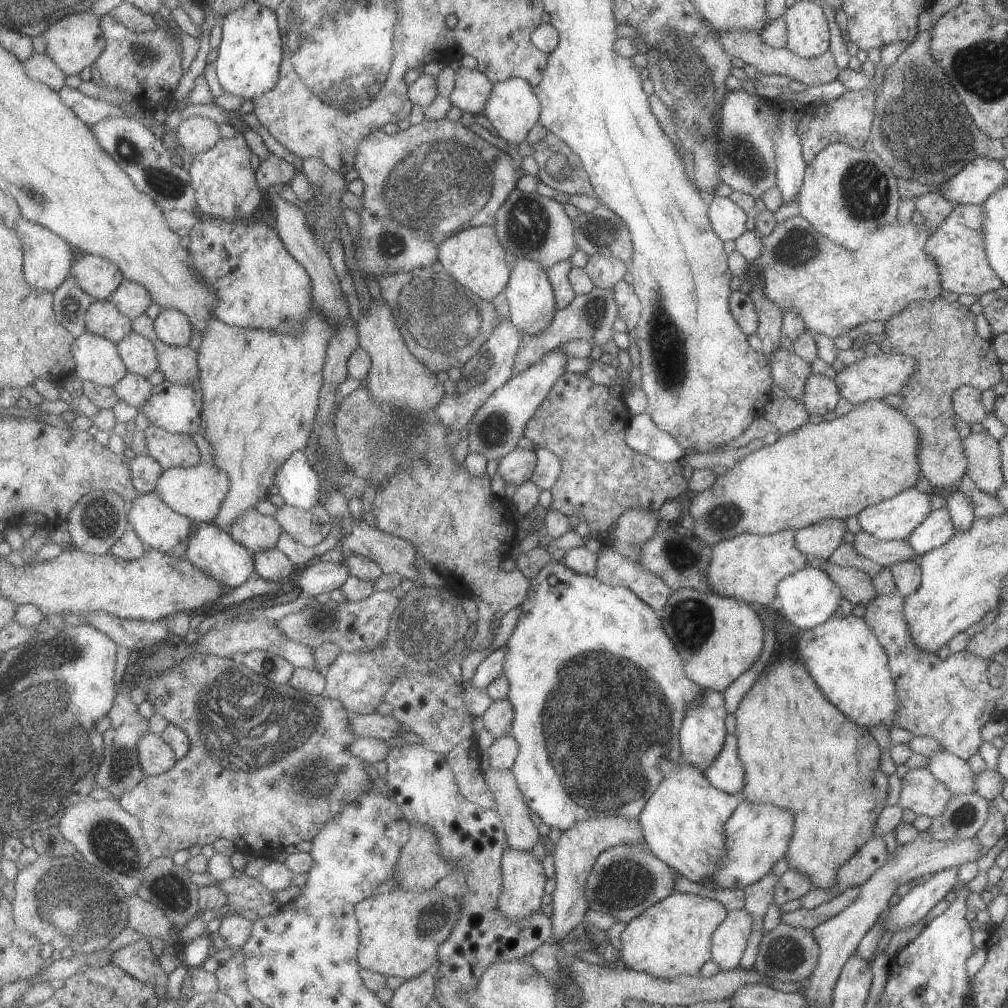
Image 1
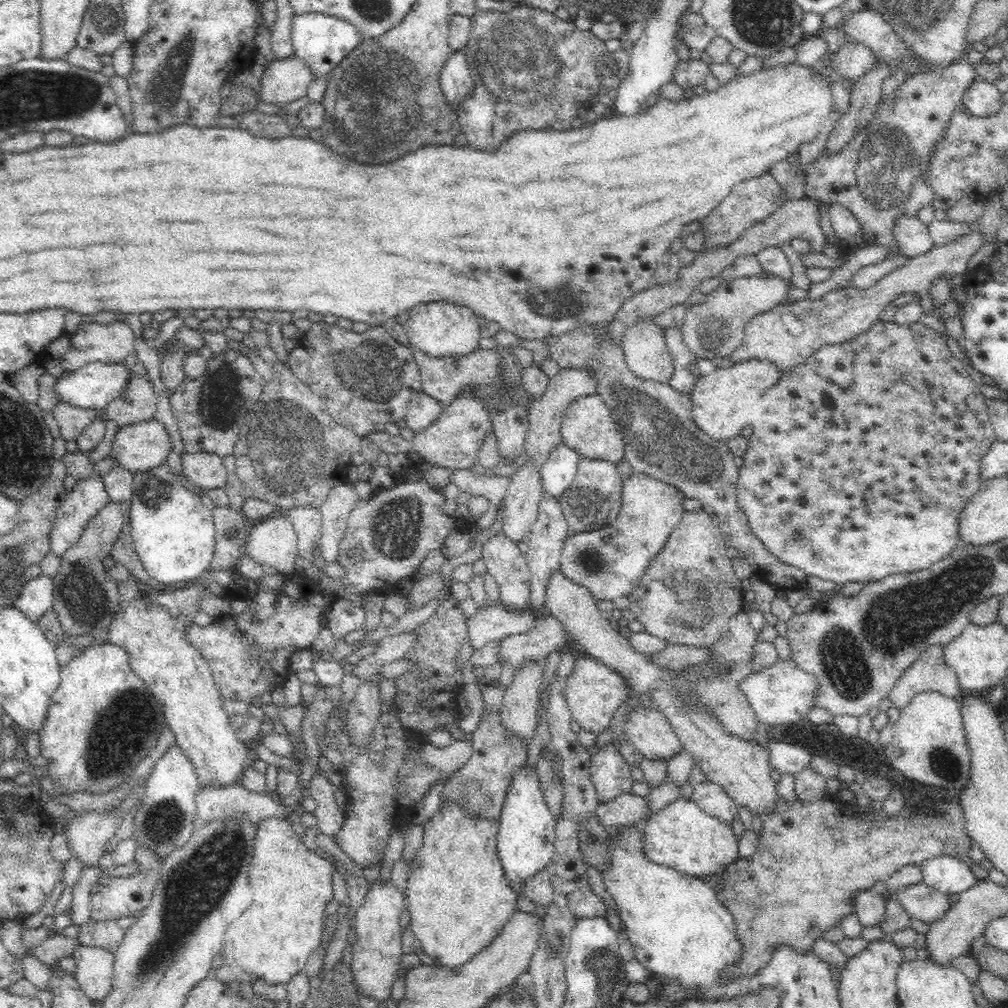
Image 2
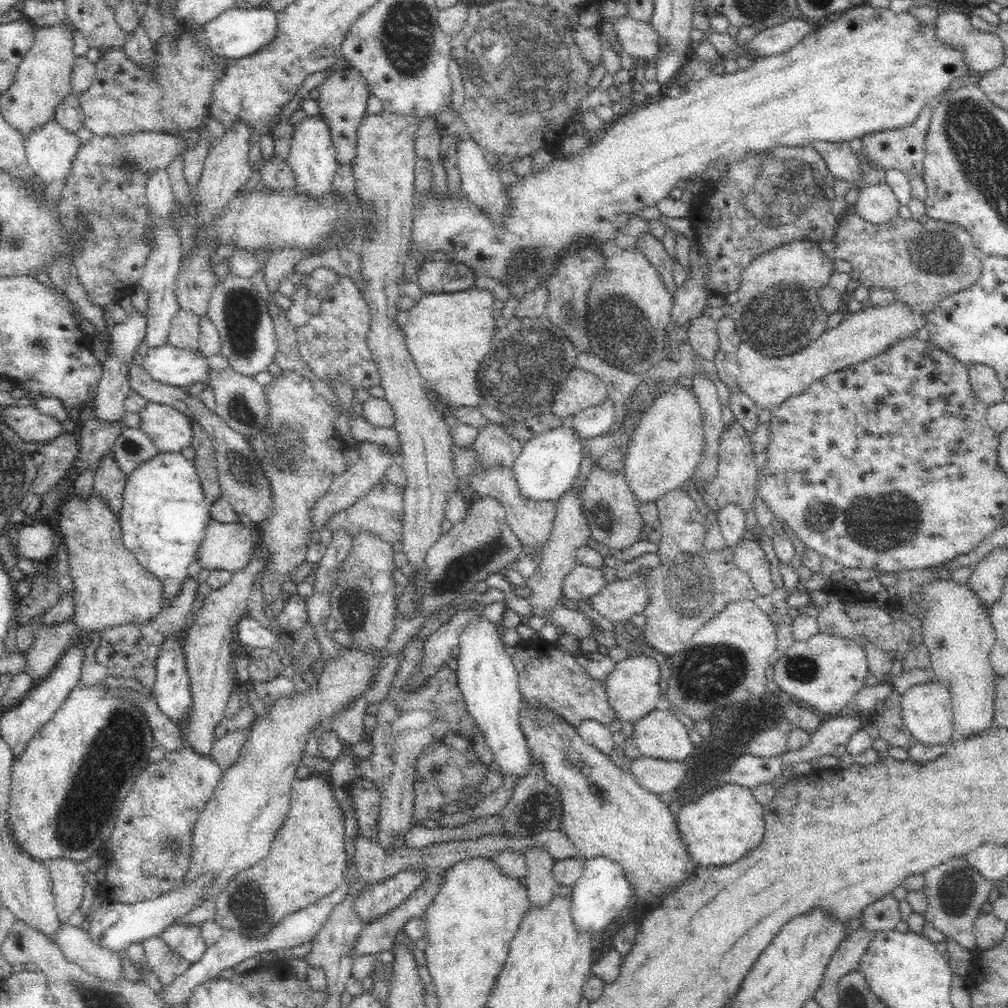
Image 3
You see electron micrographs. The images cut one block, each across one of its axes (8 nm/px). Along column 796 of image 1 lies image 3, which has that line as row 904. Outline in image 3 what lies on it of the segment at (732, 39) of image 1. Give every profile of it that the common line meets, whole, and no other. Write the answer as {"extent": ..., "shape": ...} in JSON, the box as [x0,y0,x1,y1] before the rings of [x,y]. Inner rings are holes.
{"extent":[48,858,85,924],"shape":[[[55,858],[48,862],[54,907],[62,924],[76,912],[84,896],[85,878],[76,869],[77,861]]]}

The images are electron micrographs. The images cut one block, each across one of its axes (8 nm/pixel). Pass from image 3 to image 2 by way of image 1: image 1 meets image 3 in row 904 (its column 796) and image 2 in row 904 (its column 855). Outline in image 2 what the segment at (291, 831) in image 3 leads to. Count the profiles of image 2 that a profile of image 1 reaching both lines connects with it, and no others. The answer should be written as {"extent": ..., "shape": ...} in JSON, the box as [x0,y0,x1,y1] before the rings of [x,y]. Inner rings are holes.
{"extent":[211,817,333,986],"shape":[[[270,817],[257,824],[252,856],[254,862],[250,868],[250,880],[254,888],[254,902],[226,930],[221,952],[224,956],[223,967],[213,971],[211,975],[228,984],[252,984],[254,980],[262,980],[273,986],[287,984],[298,972],[305,971],[309,956],[322,944],[324,918],[327,916],[324,910],[326,904],[333,899],[332,863],[324,854],[310,851],[292,828],[292,823],[280,817]]]}

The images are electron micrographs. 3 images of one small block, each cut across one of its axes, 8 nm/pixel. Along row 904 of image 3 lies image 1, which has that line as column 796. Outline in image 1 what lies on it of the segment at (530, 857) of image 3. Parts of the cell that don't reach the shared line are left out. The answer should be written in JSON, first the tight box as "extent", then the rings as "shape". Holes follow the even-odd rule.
{"extent":[795,518,850,559],"shape":[[[825,518],[797,530],[795,532],[796,548],[810,559],[828,559],[844,540],[849,540],[850,534],[843,520]]]}

